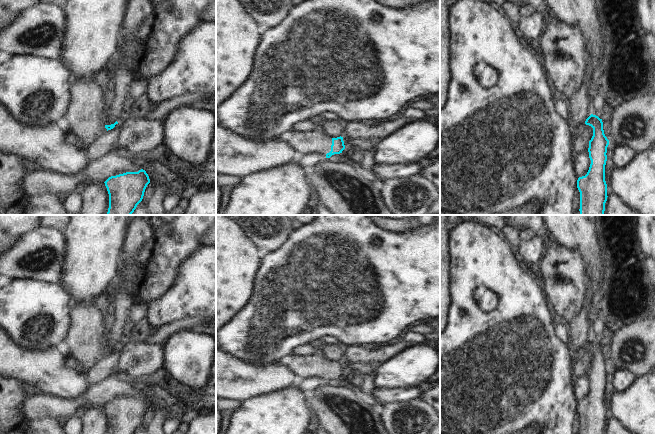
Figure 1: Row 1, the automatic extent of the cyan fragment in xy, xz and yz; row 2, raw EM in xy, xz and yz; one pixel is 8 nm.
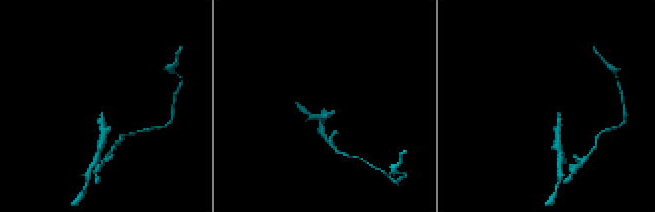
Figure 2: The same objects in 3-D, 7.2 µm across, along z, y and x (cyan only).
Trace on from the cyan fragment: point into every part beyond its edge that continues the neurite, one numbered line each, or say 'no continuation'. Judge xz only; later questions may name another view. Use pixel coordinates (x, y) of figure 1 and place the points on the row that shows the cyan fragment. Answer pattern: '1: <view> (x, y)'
1: xz (317, 142)

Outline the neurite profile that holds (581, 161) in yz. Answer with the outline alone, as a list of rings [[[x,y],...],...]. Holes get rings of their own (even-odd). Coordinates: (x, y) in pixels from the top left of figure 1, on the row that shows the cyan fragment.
[[[584,150],[583,152],[580,153],[575,153],[573,164],[575,167],[576,176],[578,177],[585,176],[591,164],[588,150]]]

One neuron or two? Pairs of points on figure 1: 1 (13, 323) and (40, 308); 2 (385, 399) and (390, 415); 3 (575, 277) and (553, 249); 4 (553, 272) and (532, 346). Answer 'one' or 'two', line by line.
1: one
2: two
3: one
4: two

